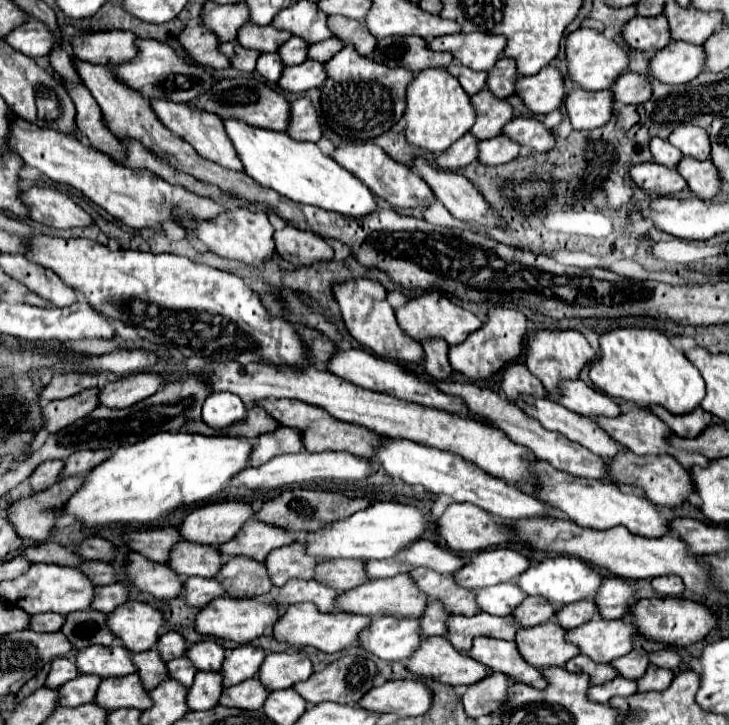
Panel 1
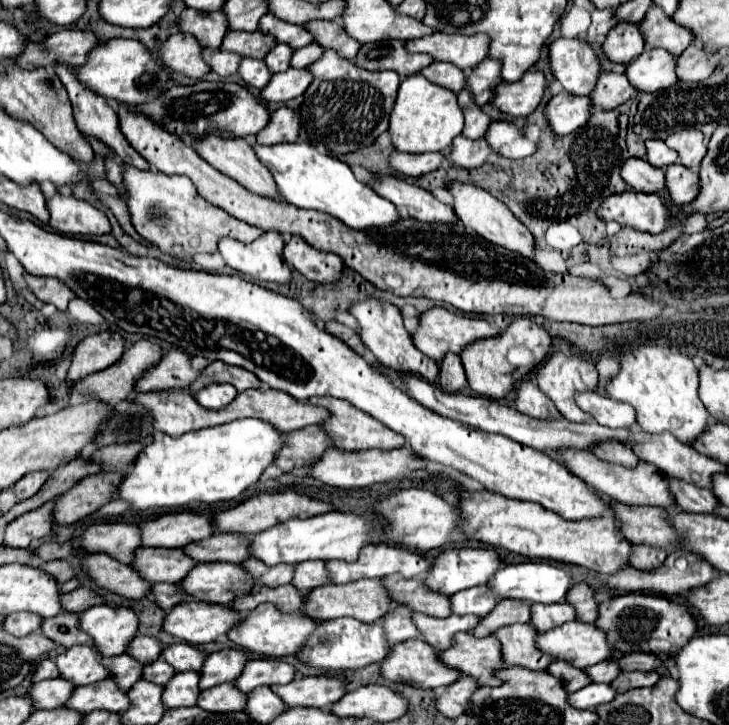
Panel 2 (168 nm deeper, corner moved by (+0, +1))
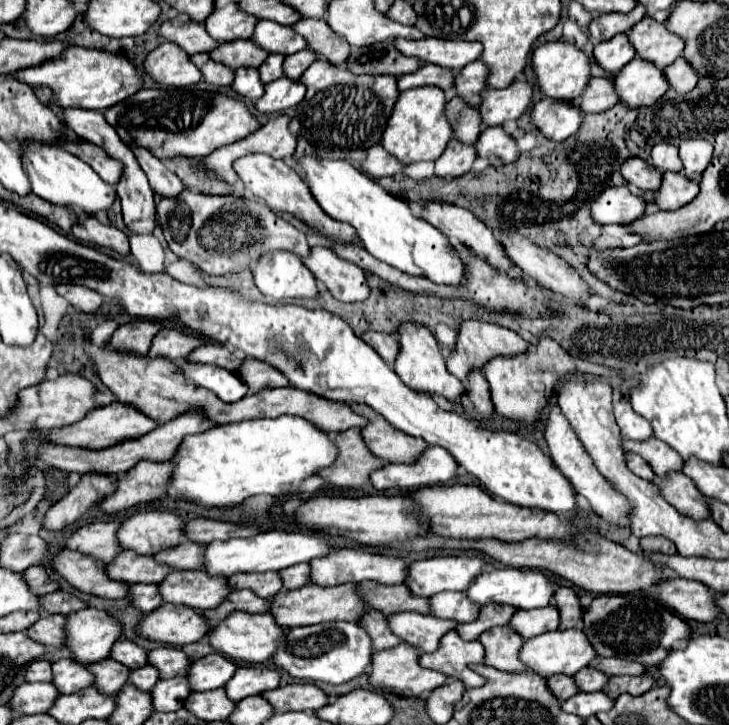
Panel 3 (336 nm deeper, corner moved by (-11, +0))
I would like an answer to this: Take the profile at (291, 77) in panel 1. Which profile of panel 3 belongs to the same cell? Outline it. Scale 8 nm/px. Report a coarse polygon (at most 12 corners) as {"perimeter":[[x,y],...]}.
{"perimeter":[[299,80],[267,84],[255,106],[263,114],[297,106],[305,98]]}

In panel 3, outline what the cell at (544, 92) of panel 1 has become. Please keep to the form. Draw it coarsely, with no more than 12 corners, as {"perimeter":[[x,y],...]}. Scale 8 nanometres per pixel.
{"perimeter":[[533,84],[483,90],[483,124],[499,126],[531,108]]}

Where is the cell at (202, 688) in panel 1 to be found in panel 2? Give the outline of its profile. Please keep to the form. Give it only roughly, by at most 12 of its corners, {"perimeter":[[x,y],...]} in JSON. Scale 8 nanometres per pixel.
{"perimeter":[[176,673],[162,685],[166,709],[196,705],[198,673]]}

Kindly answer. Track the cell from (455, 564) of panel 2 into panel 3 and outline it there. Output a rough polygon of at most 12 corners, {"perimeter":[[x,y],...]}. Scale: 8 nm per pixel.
{"perimeter":[[479,556],[413,562],[405,584],[417,596],[467,590],[483,572]]}

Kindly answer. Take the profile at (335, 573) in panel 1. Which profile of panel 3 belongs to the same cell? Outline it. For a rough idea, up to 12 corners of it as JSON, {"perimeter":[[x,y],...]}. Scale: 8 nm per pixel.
{"perimeter":[[309,564],[281,570],[283,586],[297,590],[311,584]]}

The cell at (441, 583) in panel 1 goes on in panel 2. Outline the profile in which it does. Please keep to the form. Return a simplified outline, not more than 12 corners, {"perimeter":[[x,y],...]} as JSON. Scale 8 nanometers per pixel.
{"perimeter":[[382,577],[390,599],[430,617],[448,617],[450,599],[422,579]]}

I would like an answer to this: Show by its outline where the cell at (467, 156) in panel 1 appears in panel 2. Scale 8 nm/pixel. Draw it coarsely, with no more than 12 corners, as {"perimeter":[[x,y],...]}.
{"perimeter":[[392,151],[388,165],[410,177],[438,169],[444,153]]}

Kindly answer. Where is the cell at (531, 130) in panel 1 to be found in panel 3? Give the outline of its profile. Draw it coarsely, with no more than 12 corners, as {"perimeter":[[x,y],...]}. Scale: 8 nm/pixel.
{"perimeter":[[503,126],[485,128],[477,154],[493,166],[519,158],[521,150]]}

